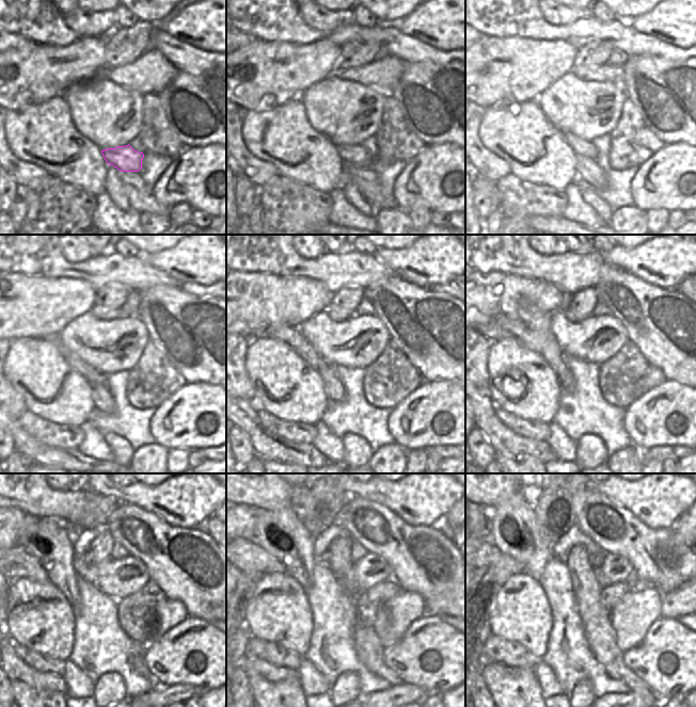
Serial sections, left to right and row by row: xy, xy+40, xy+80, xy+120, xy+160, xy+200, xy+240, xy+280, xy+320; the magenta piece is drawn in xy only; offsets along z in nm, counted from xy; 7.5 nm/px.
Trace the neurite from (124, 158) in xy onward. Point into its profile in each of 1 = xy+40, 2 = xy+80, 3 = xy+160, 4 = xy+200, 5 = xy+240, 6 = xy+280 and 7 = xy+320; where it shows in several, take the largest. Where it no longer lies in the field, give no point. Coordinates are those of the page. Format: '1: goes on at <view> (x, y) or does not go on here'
1: goes on at xy+40 (357, 155)
2: goes on at xy+80 (581, 146)
3: goes on at xy+160 (290, 336)
4: goes on at xy+200 (531, 328)
5: goes on at xy+240 (45, 553)
6: goes on at xy+280 (282, 544)
7: goes on at xy+320 (513, 531)

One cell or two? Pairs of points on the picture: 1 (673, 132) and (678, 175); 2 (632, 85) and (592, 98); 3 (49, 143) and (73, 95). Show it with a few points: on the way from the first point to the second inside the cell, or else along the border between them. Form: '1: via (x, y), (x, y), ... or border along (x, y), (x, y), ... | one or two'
1: border along (684, 141), (665, 144) | two
2: border along (619, 84), (627, 96) | two
3: border along (62, 95), (68, 107), (73, 125), (77, 129) | two

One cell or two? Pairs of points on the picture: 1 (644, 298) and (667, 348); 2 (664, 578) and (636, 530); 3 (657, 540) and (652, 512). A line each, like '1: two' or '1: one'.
1: one
2: one
3: two

